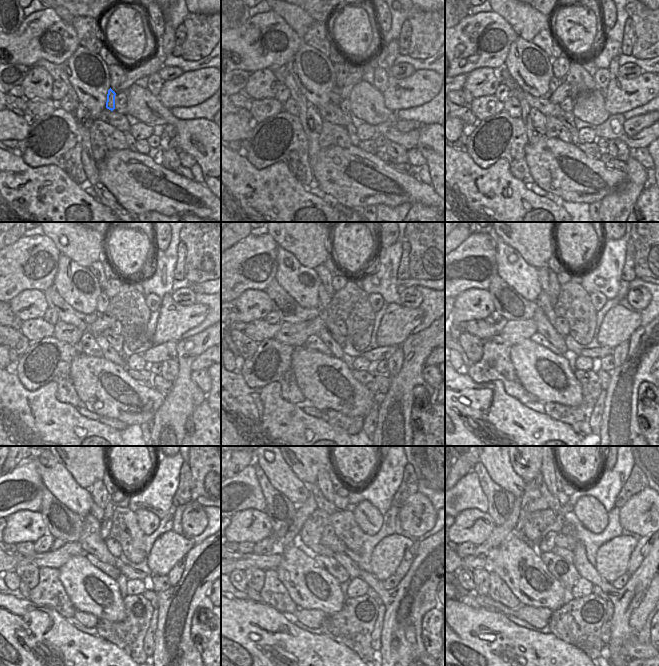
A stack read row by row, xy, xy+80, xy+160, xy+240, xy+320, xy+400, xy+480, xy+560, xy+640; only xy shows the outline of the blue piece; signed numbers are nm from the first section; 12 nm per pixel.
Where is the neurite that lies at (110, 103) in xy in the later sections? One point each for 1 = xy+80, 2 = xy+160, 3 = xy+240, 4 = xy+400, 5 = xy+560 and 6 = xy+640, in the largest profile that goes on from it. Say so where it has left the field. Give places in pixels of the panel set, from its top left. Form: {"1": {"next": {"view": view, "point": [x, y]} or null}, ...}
{"1": {"next": {"view": "xy+80", "point": [334, 96]}}, "2": {"next": {"view": "xy+160", "point": [554, 82]}}, "3": {"next": {"view": "xy+240", "point": [103, 300]}}, "4": {"next": {"view": "xy+400", "point": [543, 271]}}, "5": {"next": {"view": "xy+560", "point": [323, 481]}}, "6": {"next": {"view": "xy+640", "point": [548, 468]}}}

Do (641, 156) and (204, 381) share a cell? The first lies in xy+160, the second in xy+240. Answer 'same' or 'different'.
same

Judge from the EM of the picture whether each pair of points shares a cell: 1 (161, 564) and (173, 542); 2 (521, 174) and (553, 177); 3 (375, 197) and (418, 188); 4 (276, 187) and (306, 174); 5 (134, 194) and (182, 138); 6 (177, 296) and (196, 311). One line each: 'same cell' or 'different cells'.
1: same cell
2: different cells
3: same cell
4: different cells
5: different cells
6: different cells

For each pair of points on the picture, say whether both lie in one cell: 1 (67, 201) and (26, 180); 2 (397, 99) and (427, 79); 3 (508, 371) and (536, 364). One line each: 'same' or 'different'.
1: same
2: same
3: different

